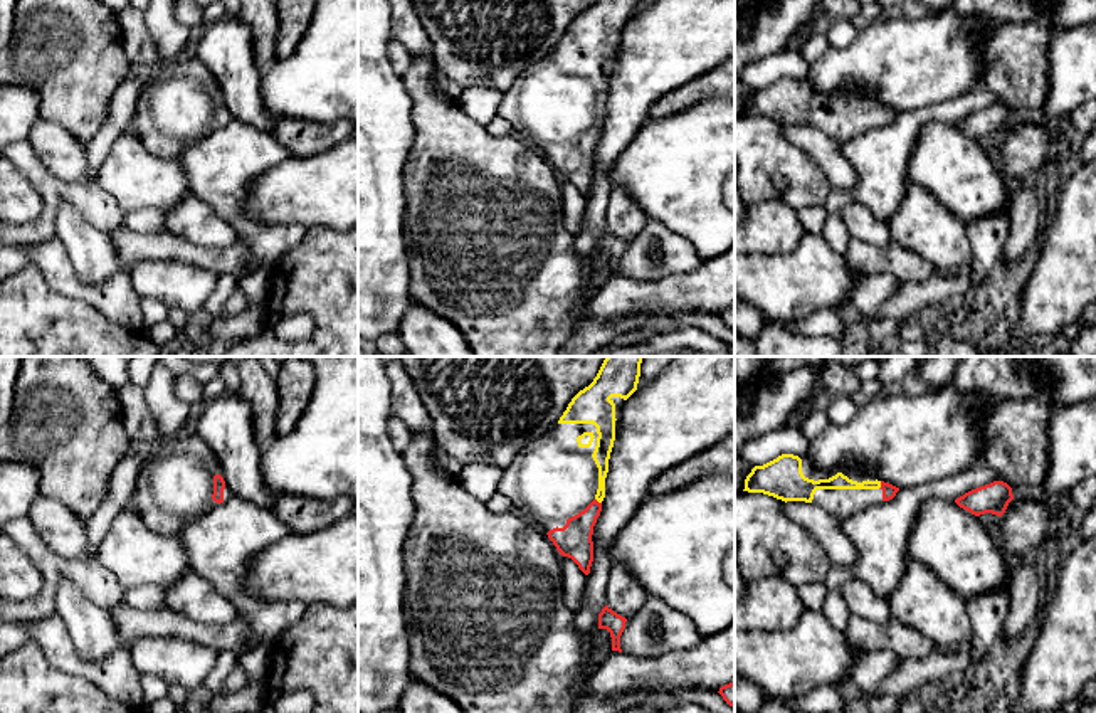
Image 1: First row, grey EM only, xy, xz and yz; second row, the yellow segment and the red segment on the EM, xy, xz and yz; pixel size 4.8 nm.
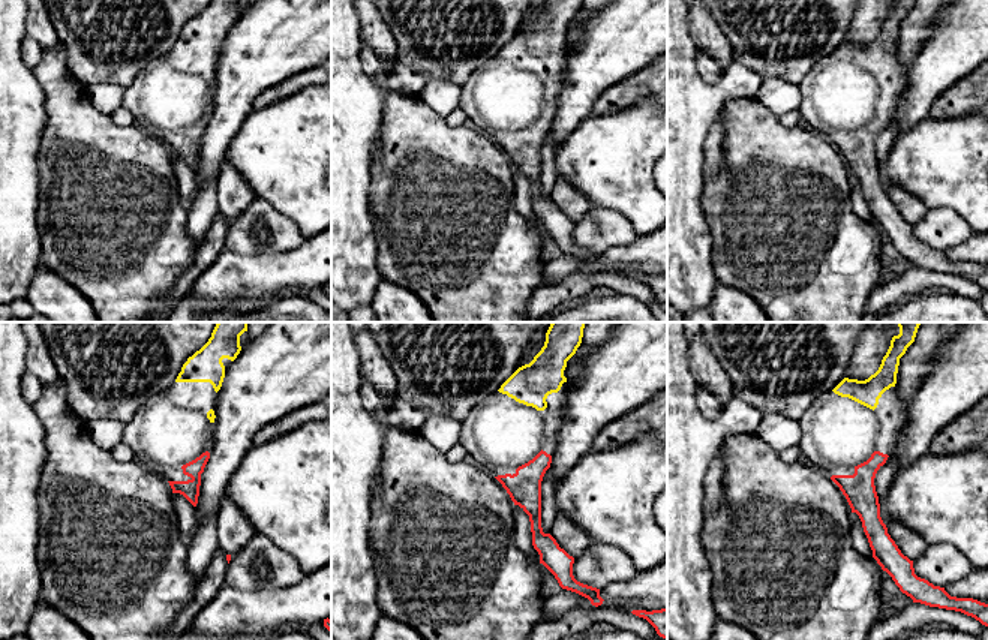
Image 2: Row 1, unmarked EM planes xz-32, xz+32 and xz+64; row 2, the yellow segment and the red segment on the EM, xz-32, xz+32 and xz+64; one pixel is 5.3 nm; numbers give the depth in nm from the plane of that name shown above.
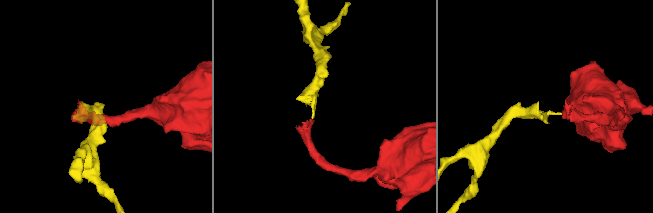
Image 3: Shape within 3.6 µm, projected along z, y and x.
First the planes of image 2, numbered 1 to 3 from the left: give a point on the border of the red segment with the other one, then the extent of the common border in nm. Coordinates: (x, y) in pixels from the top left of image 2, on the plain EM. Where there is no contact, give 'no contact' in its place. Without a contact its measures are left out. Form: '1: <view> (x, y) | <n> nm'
1: no contact
2: no contact
3: no contact

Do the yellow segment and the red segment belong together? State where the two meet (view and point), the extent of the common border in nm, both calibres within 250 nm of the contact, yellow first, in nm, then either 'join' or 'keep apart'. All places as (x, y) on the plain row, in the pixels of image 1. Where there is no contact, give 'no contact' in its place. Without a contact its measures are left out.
contact xz (599, 125); length 40 nm; calibres 80 and 170 nm; join

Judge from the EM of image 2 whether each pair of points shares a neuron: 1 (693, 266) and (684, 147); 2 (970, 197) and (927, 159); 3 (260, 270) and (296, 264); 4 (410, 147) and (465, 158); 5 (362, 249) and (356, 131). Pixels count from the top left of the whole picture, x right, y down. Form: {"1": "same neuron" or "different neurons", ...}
{"1": "same neuron", "2": "same neuron", "3": "same neuron", "4": "same neuron", "5": "same neuron"}

